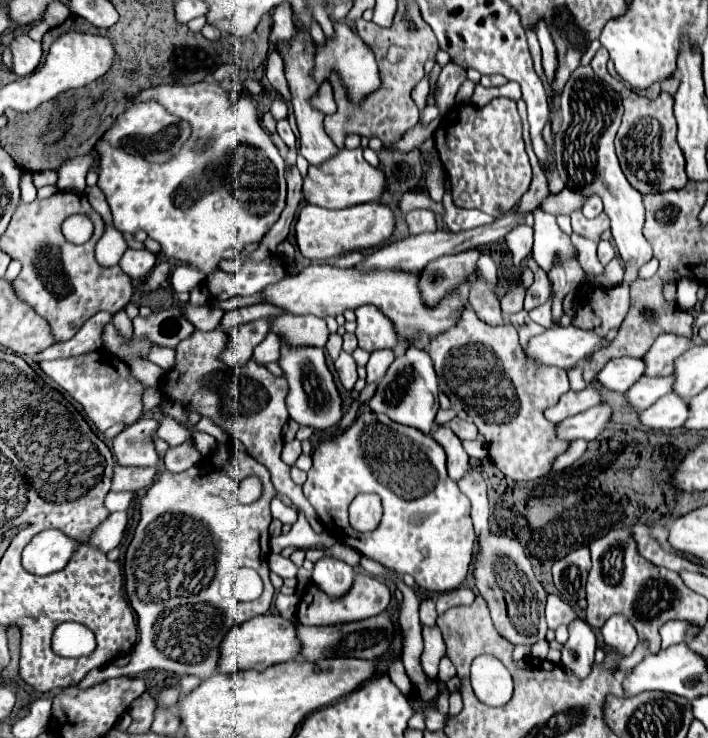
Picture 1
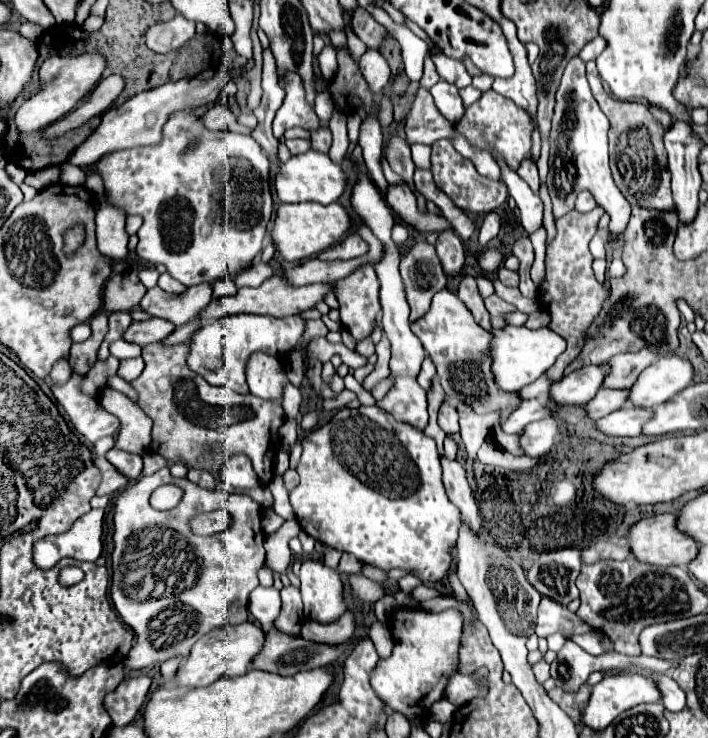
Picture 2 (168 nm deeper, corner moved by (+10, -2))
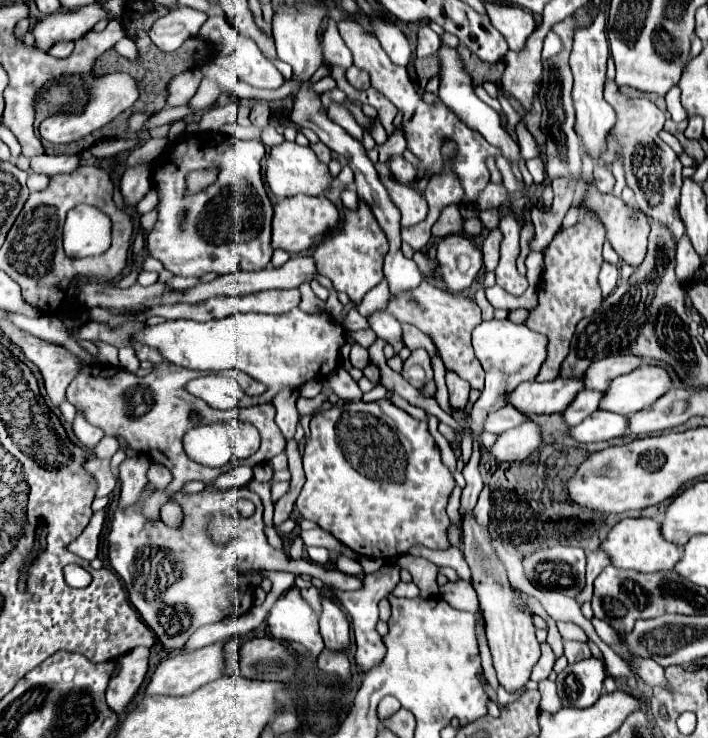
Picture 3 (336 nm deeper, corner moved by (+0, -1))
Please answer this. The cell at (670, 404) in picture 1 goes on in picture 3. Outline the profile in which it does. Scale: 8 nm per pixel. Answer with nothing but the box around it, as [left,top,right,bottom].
[568,411,628,443]

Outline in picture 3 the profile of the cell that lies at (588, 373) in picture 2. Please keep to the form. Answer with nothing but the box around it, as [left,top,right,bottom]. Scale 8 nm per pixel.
[508,379,582,415]

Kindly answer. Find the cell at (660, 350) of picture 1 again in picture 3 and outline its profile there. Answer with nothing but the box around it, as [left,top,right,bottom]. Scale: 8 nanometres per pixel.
[582,353,642,391]

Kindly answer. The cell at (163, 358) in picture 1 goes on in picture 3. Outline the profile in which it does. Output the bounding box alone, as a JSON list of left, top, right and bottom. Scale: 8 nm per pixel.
[118,347,140,373]

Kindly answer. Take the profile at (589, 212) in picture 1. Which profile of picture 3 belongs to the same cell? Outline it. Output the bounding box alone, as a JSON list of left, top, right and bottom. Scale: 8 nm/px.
[594,165,614,193]

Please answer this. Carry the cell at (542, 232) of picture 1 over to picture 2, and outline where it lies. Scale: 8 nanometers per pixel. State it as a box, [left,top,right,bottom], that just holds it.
[498,160,542,234]

